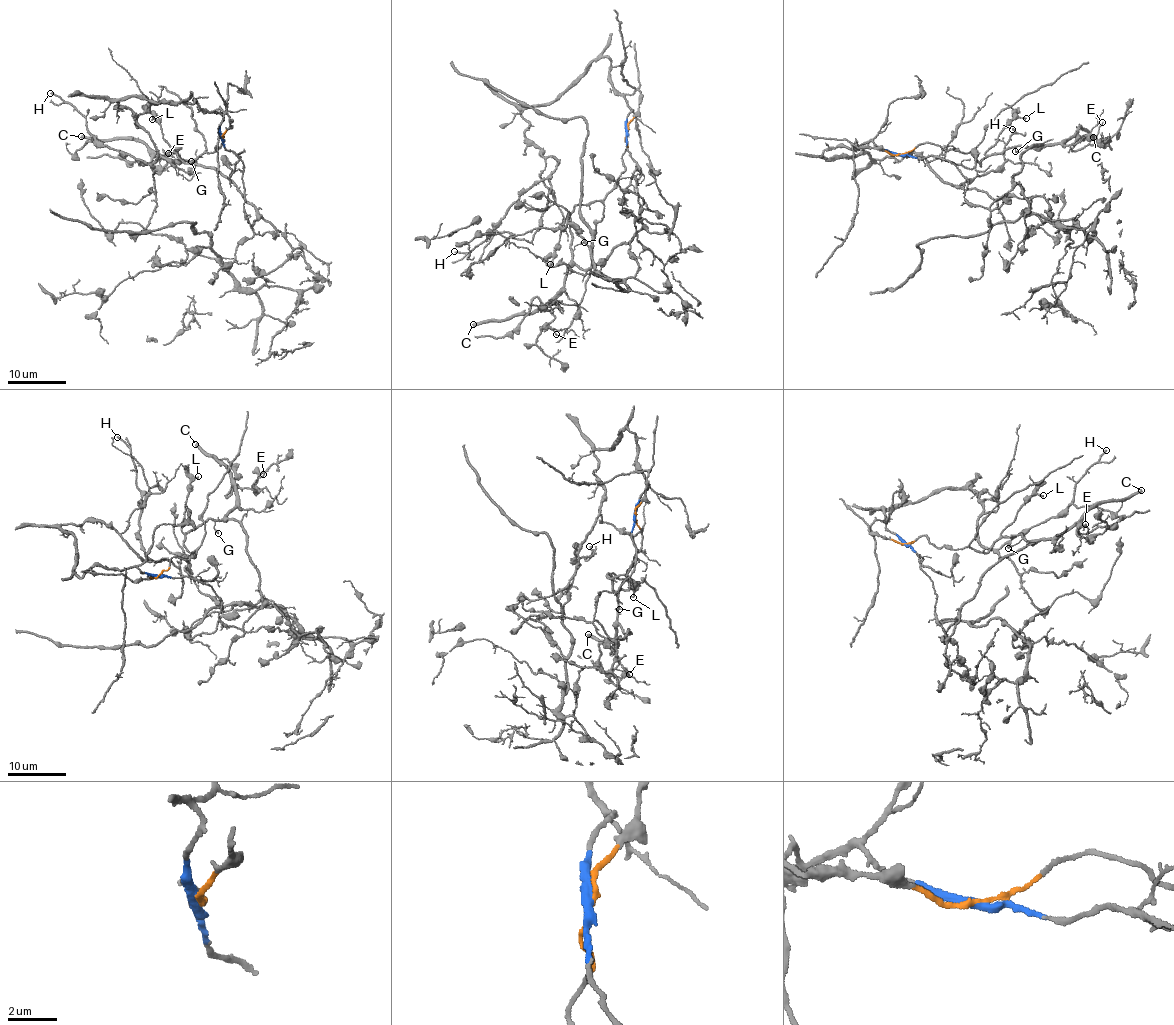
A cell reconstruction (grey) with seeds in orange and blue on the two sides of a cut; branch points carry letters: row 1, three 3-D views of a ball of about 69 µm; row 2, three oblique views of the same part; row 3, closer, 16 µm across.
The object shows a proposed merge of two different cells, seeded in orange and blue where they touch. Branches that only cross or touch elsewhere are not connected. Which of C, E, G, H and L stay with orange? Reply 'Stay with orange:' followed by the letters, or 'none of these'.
Stay with orange: C, E, G, L

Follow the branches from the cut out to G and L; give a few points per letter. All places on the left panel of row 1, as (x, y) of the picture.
G: (222, 137), (219, 132), (223, 140), (218, 147), (186, 163), (172, 151), (192, 162)
L: (222, 137), (219, 132), (223, 140), (218, 147), (186, 163), (163, 137), (162, 127), (155, 117), (152, 118)

